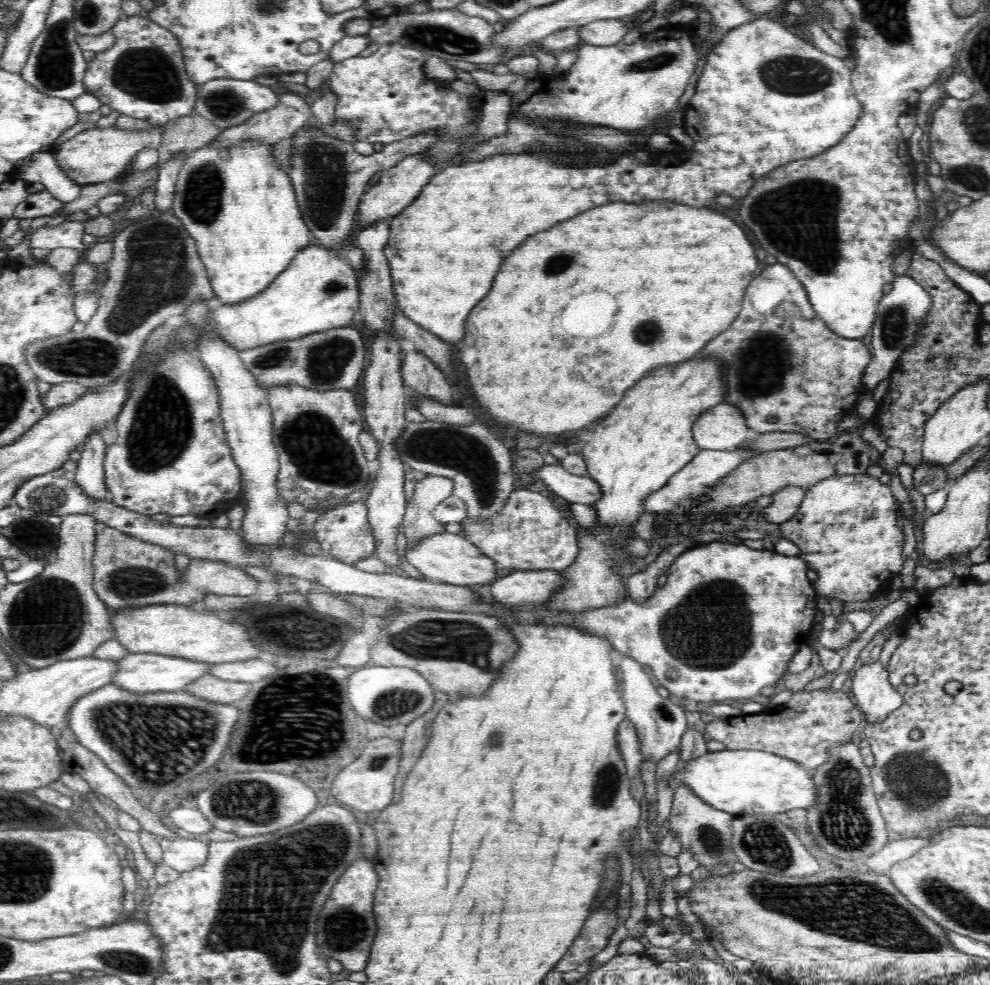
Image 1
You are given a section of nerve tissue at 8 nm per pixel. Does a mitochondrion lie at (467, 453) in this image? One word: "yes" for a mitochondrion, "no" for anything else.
yes

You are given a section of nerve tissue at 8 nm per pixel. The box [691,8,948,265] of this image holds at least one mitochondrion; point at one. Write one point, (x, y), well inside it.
(790, 75)

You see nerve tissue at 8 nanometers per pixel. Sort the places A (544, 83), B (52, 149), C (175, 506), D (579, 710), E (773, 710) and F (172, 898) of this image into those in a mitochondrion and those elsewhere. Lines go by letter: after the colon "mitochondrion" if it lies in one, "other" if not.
A: other
B: other
C: other
D: other
E: other
F: other

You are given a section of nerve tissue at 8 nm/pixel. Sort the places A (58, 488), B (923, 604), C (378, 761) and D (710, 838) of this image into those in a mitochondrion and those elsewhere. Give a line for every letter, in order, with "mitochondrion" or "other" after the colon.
A: mitochondrion
B: other
C: mitochondrion
D: mitochondrion

